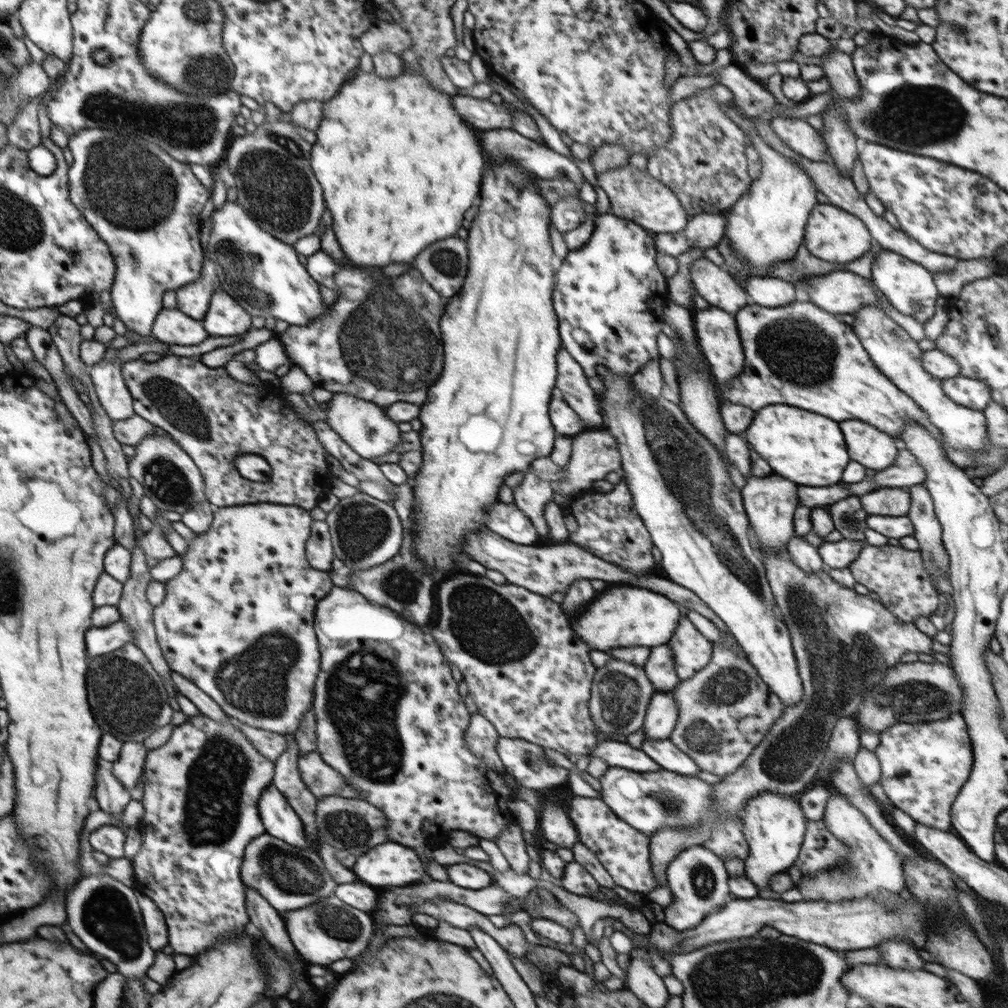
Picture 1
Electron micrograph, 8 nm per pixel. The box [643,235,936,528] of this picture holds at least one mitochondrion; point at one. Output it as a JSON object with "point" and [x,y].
{"point":[797,350]}

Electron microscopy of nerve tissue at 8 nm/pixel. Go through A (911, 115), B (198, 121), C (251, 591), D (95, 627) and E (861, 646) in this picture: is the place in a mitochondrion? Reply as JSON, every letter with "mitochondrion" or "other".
{"A":"mitochondrion","B":"mitochondrion","C":"other","D":"other","E":"mitochondrion"}

